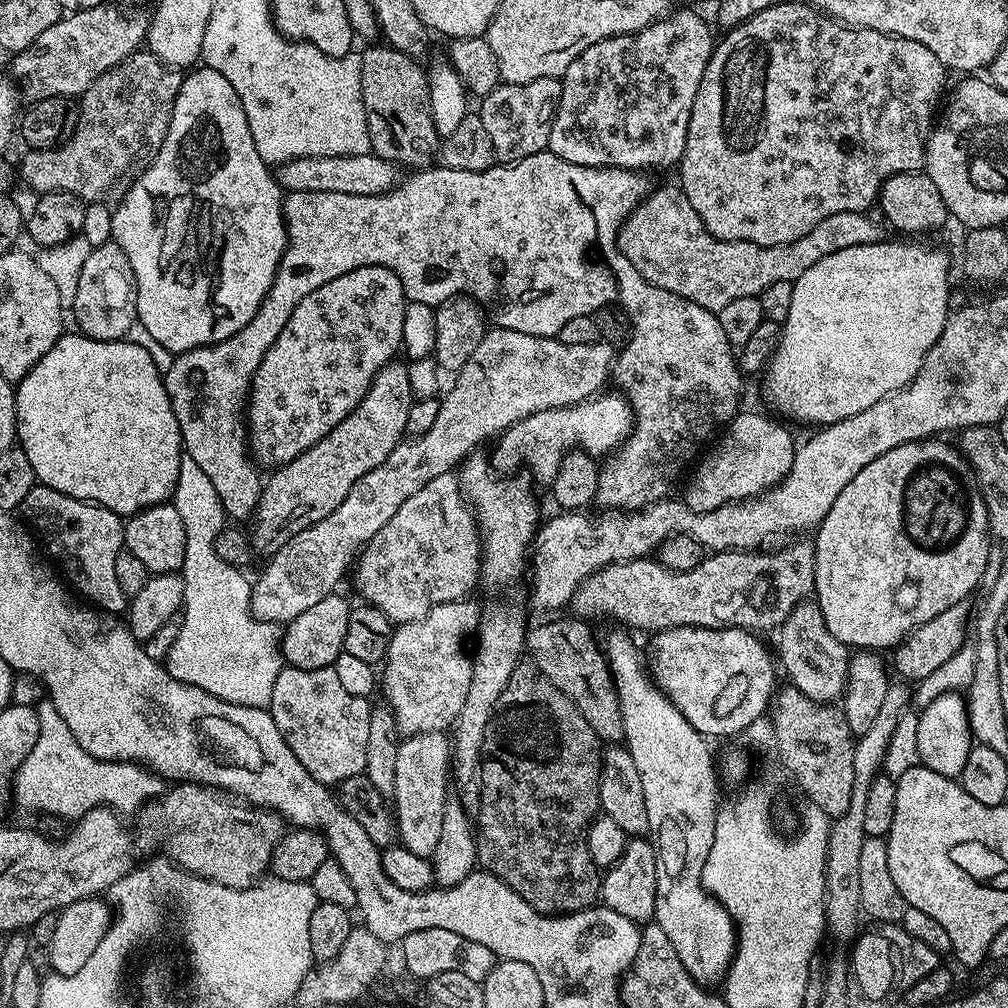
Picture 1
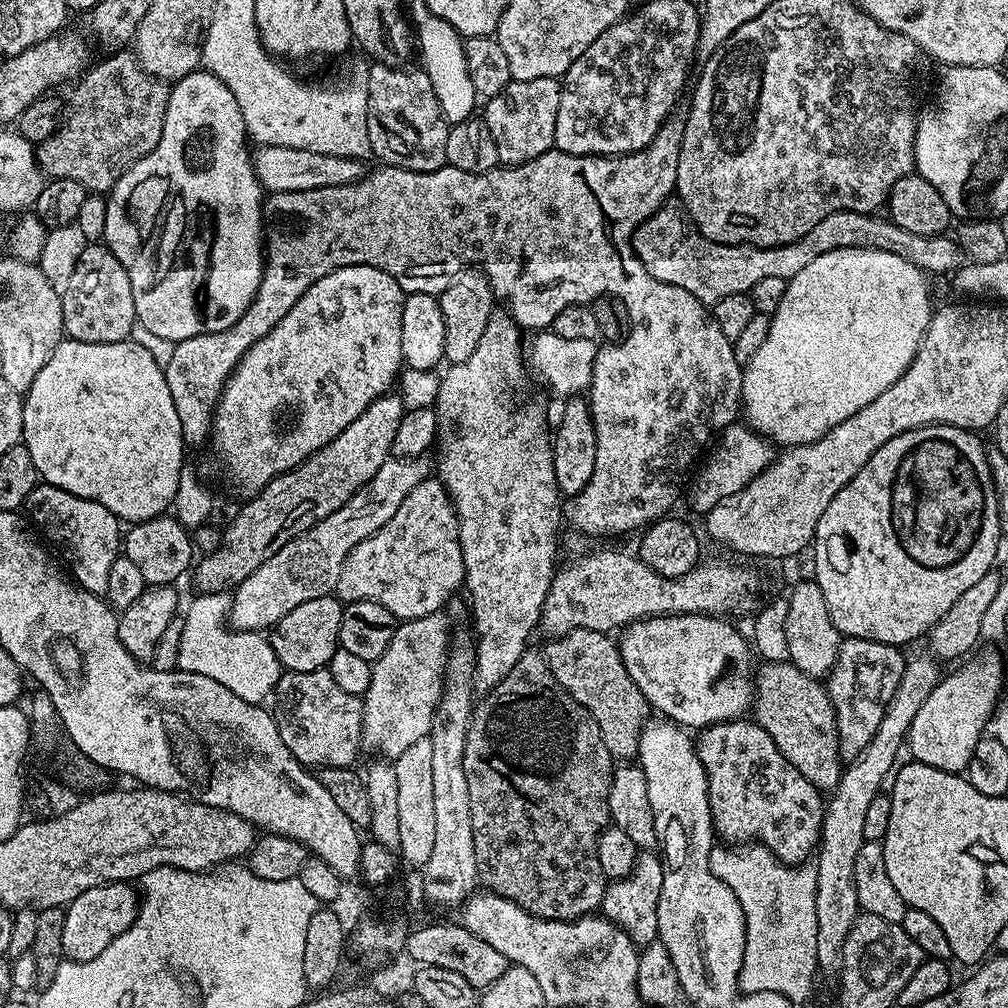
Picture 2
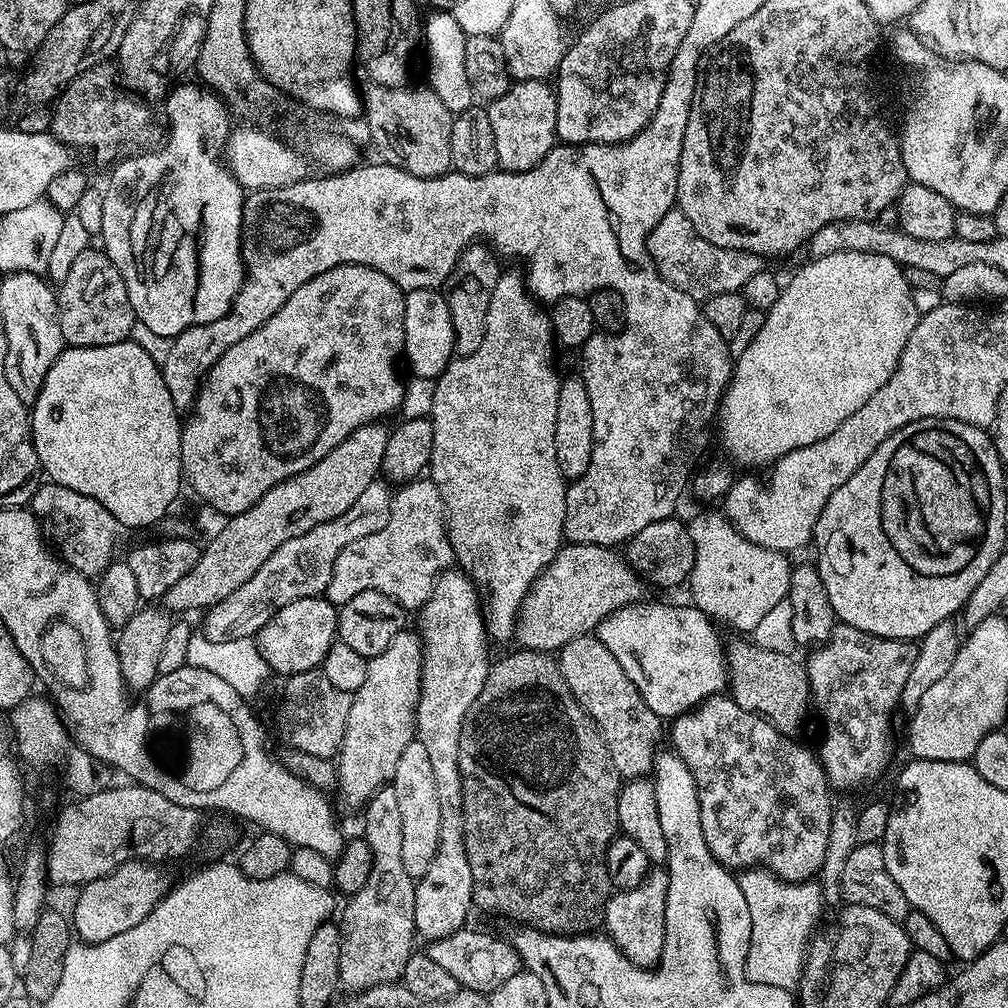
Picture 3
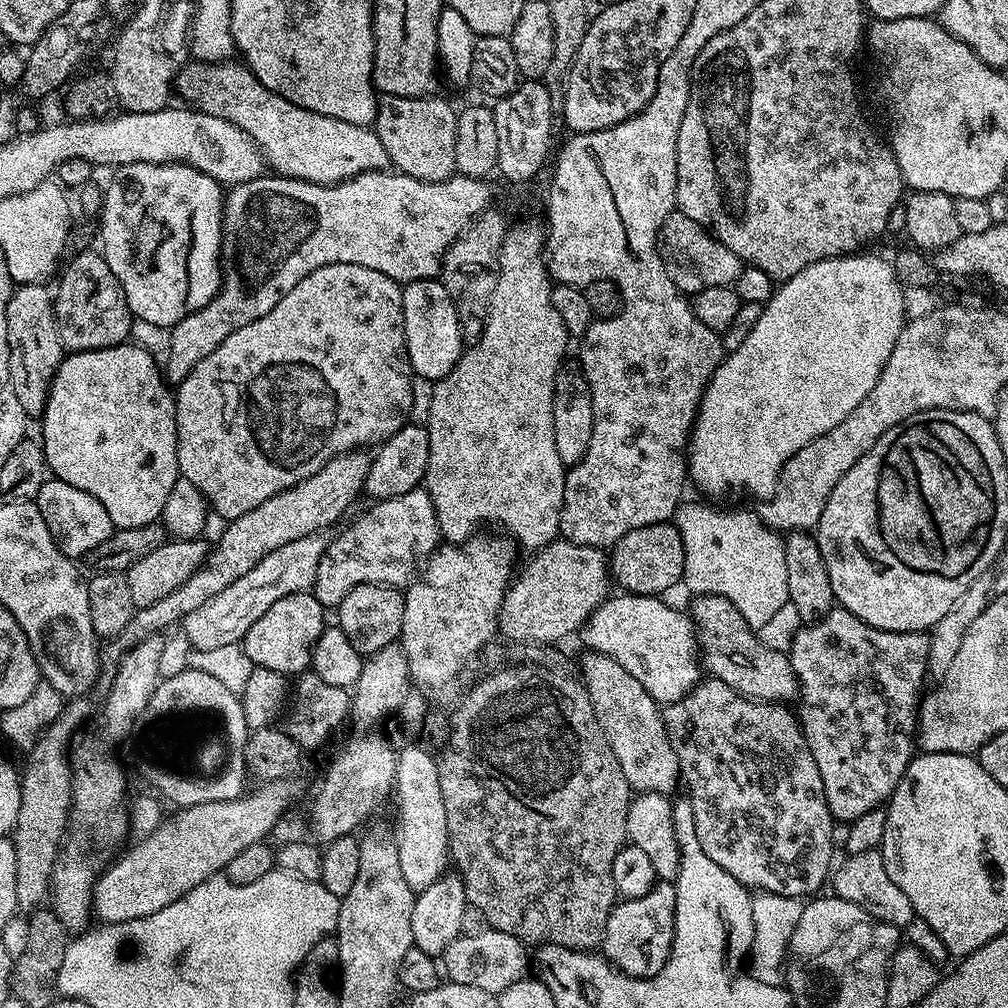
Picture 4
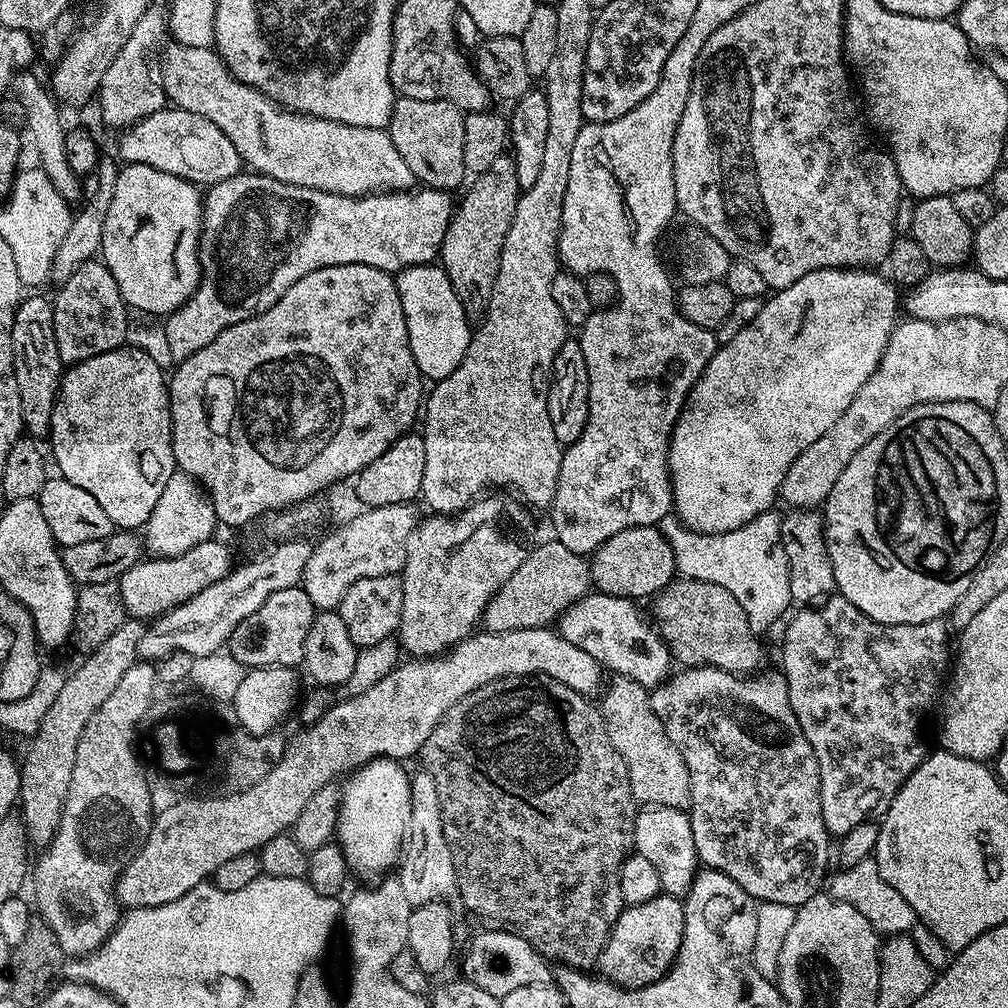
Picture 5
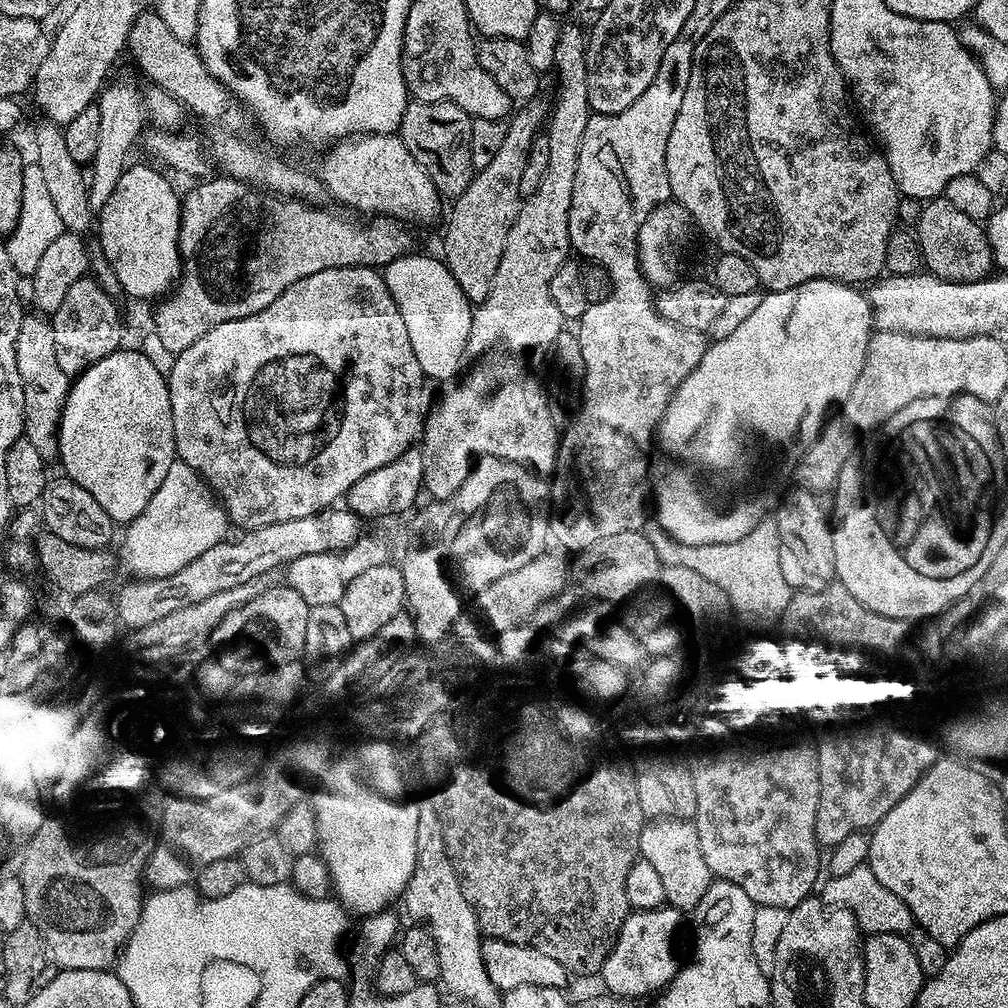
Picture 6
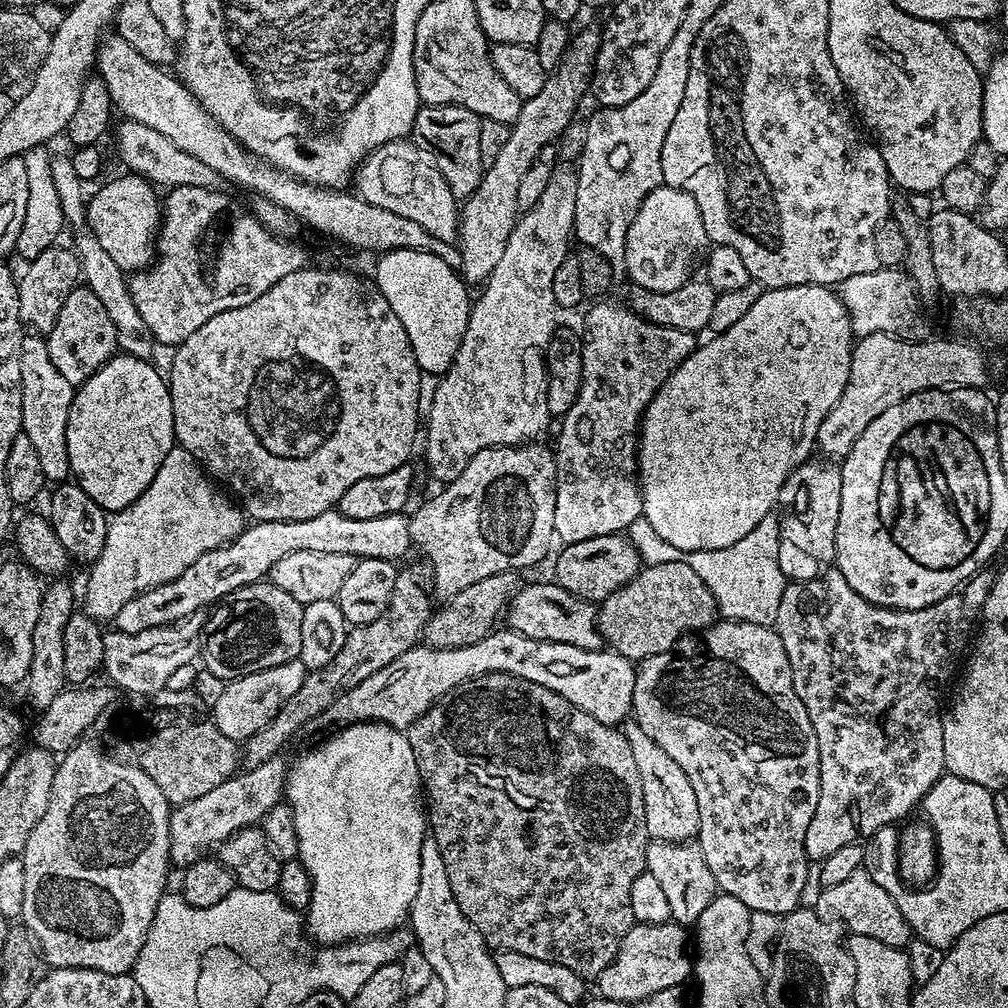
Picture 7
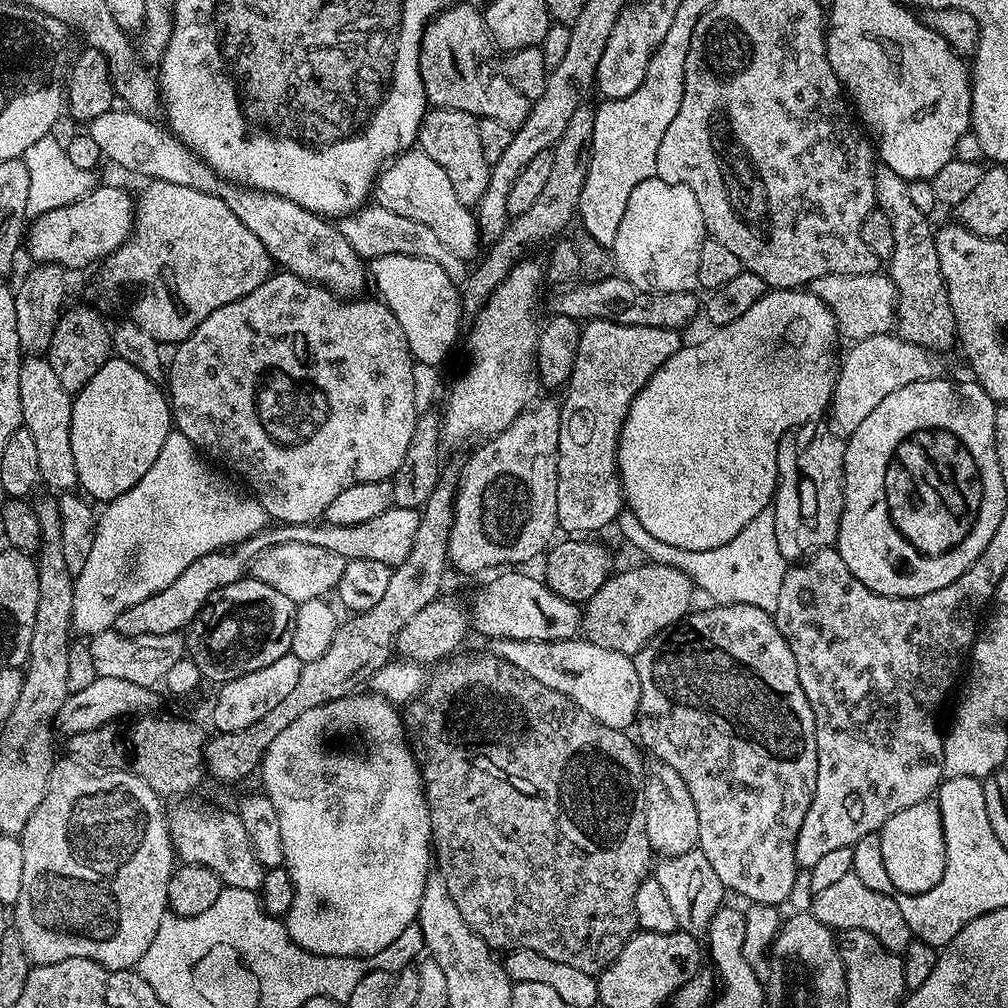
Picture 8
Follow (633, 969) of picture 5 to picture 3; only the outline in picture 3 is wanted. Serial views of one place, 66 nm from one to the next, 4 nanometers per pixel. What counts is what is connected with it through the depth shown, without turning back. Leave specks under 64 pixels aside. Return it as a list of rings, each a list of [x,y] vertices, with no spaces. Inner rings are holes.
[[[664,866],[649,867],[646,878],[638,882],[633,888],[621,888],[609,895],[604,915],[602,928],[609,940],[618,946],[618,950],[630,962],[634,962],[639,968],[655,969],[664,959],[664,943],[666,942],[666,890],[668,889],[668,870]]]

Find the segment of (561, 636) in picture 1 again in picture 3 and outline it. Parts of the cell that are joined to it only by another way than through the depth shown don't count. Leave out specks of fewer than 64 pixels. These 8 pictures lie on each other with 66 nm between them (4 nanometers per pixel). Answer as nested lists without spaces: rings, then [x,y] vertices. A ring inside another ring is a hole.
[[[589,634],[566,642],[566,646],[559,649],[558,663],[570,694],[574,694],[577,702],[588,711],[590,718],[596,723],[597,730],[606,742],[606,750],[610,750],[610,758],[614,758],[614,766],[619,770],[621,777],[625,781],[647,777],[655,769],[658,753],[662,748],[660,745],[662,720],[654,714],[654,710],[650,710],[650,706],[646,706],[642,694],[638,694],[638,686],[634,686],[634,682],[626,678],[626,670],[618,666],[614,654],[610,654],[610,650],[602,646],[602,642],[595,634]]]

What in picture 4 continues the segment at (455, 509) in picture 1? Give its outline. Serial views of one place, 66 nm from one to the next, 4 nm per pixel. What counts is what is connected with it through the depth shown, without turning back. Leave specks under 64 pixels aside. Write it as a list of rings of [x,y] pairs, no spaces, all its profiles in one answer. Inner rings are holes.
[[[423,487],[388,500],[377,500],[372,506],[337,540],[329,539],[322,562],[318,562],[318,574],[310,591],[325,610],[339,609],[342,598],[354,586],[389,584],[391,588],[400,588],[407,585],[417,575],[421,557],[435,552],[441,543],[434,502],[430,502],[430,494]]]

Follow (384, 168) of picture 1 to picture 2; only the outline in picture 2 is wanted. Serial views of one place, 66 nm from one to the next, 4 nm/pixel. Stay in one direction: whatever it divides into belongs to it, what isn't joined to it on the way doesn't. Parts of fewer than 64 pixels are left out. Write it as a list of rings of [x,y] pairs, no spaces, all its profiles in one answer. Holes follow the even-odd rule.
[[[260,146],[251,153],[252,169],[265,193],[320,190],[326,186],[346,186],[364,179],[366,164],[349,156],[318,154],[314,150],[294,150],[294,146]]]

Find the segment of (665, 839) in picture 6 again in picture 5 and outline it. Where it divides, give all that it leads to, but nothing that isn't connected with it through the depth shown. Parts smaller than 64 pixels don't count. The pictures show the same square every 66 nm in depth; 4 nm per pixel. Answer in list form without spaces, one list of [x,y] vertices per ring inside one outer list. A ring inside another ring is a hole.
[[[645,807],[637,811],[634,822],[634,852],[635,855],[647,858],[658,870],[658,882],[667,895],[688,895],[698,871],[694,836],[691,834],[691,818],[683,808]]]

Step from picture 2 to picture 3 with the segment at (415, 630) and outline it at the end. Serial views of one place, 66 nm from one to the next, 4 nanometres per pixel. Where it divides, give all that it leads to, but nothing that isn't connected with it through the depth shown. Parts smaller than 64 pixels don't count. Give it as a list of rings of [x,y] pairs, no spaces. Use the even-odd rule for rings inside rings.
[[[402,630],[394,634],[394,639],[386,645],[382,654],[371,657],[366,666],[366,678],[356,692],[351,693],[350,718],[346,722],[346,734],[340,743],[340,751],[335,757],[336,788],[340,800],[348,808],[363,809],[369,798],[378,789],[385,787],[396,774],[398,758],[402,750],[416,739],[416,703],[420,701],[420,671],[424,661],[422,641],[415,631]]]

